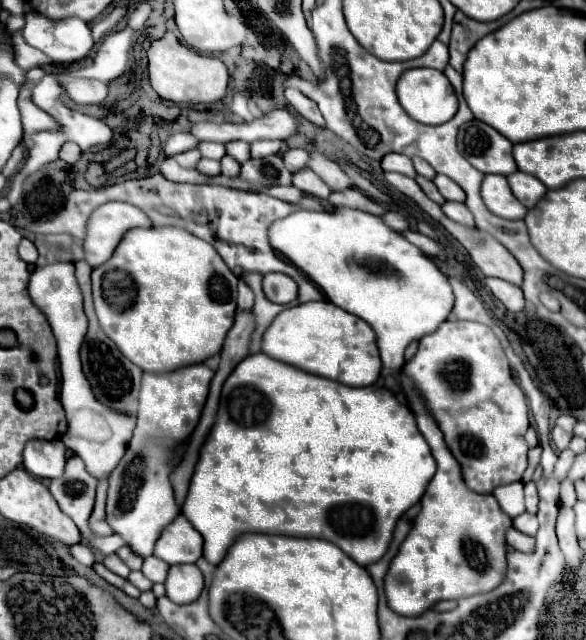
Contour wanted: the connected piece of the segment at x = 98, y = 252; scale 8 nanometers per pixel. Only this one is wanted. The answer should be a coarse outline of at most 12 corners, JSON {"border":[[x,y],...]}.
{"border":[[121,201],[97,207],[83,239],[85,261],[105,263],[147,215]]}

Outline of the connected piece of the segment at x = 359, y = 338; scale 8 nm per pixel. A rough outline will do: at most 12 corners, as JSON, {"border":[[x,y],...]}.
{"border":[[329,301],[281,311],[261,353],[373,385],[371,327]]}

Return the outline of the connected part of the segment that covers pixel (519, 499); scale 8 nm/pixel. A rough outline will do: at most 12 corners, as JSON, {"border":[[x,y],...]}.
{"border":[[523,483],[497,487],[493,497],[515,519],[525,513]]}

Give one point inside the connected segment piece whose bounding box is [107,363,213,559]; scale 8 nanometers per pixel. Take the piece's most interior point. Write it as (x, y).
(140, 502)

